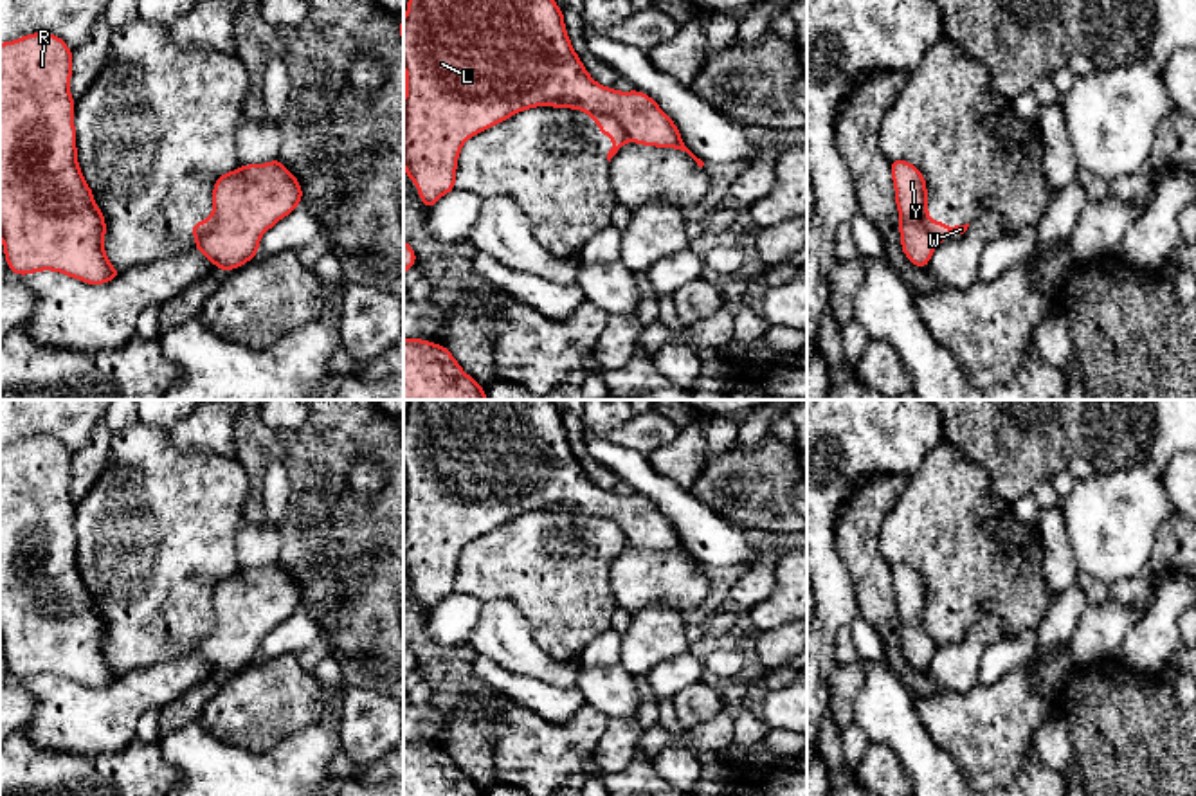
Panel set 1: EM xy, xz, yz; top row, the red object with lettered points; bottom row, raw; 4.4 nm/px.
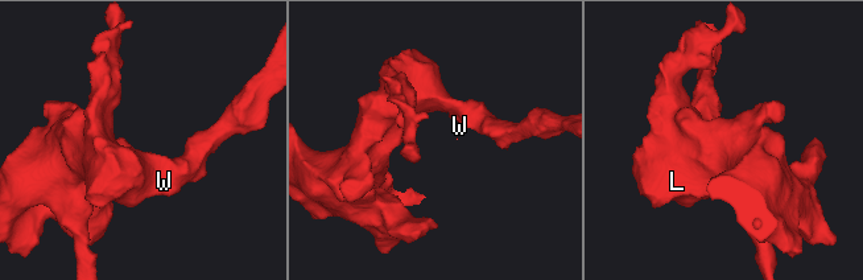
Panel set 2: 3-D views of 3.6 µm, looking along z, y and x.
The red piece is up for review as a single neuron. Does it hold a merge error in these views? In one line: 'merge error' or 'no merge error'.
merge error

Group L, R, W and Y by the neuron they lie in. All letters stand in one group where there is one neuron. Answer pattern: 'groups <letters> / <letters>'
groups L R Y / W

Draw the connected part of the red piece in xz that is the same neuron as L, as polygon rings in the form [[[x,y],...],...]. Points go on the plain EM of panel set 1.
[[[409,400],[403,470],[403,569],[427,614],[456,592],[458,560],[470,540],[535,510],[611,519],[630,546],[681,553],[704,569],[650,499],[618,495],[589,479],[551,400]]]

